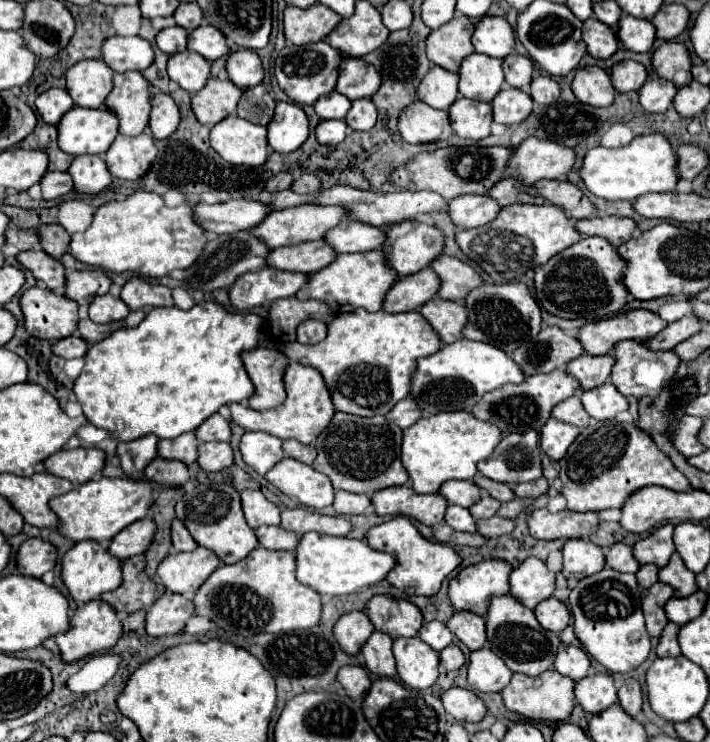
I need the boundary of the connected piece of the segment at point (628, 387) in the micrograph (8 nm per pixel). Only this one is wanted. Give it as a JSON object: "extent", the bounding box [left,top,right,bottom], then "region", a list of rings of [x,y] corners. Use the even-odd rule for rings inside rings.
{"extent":[611,340,679,398],"region":[[[623,340],[621,344],[617,344],[617,348],[613,350],[613,356],[617,360],[617,364],[613,366],[611,372],[611,382],[615,384],[615,388],[623,394],[623,396],[635,396],[635,398],[643,398],[643,396],[657,396],[661,392],[661,388],[673,378],[673,374],[677,372],[679,366],[679,356],[671,350],[659,350],[653,352],[649,350],[643,340]]]}

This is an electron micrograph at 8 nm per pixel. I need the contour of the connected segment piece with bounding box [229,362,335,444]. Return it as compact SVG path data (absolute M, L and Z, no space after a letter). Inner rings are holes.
M291 362L285 370L283 382L285 382L287 398L279 408L257 412L253 408L243 408L241 404L229 404L231 418L233 418L235 424L239 424L245 430L263 430L263 432L269 432L269 434L273 434L281 440L295 438L303 444L311 444L329 426L329 420L335 414L331 394L325 388L325 380L323 380L321 372L317 372L315 368Z

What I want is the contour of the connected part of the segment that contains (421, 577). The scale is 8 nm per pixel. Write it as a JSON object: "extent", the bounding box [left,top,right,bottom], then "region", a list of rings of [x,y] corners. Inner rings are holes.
{"extent":[369,516,461,596],"region":[[[397,516],[389,522],[383,522],[375,528],[369,530],[369,546],[381,552],[389,552],[397,558],[399,566],[393,568],[387,576],[387,580],[399,588],[401,592],[405,592],[407,596],[435,596],[441,588],[441,582],[461,564],[461,556],[455,552],[453,546],[443,544],[443,542],[433,542],[421,536],[421,532],[415,528],[415,524],[405,518],[405,516]]]}

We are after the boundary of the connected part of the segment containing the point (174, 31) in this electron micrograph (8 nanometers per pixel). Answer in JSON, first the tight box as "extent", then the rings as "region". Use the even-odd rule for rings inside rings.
{"extent":[155,26,187,54],"region":[[[169,26],[157,34],[155,42],[165,54],[177,54],[187,48],[187,32],[181,26]]]}

